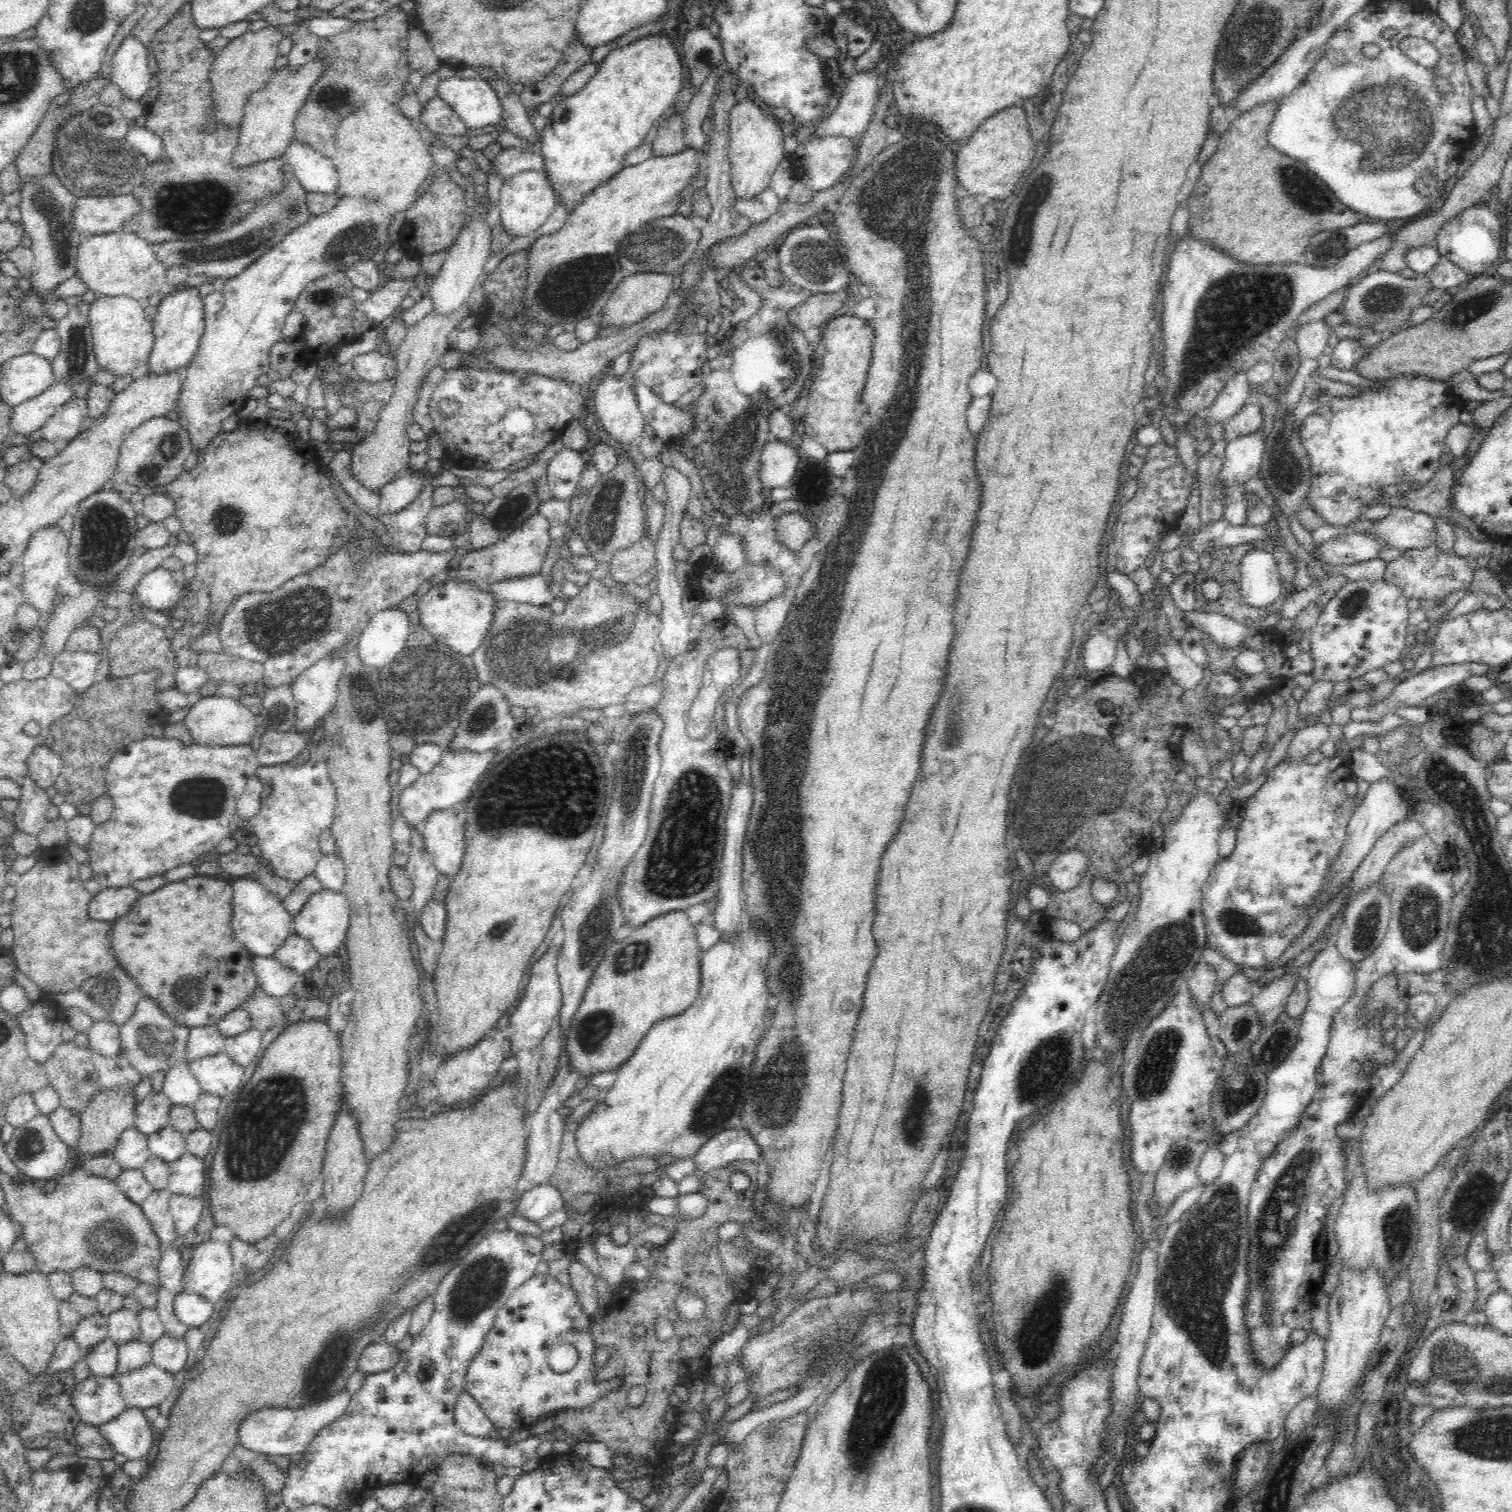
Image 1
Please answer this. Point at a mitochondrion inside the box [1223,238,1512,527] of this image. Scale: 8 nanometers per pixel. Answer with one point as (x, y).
(1471, 309)

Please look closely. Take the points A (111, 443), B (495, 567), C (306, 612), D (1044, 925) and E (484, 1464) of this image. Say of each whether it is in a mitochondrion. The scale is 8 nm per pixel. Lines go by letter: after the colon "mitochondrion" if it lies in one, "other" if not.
A: other
B: other
C: mitochondrion
D: other
E: other

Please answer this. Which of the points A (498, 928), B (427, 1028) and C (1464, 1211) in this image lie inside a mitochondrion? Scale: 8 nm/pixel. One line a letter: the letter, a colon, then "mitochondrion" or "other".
A: mitochondrion
B: other
C: mitochondrion

